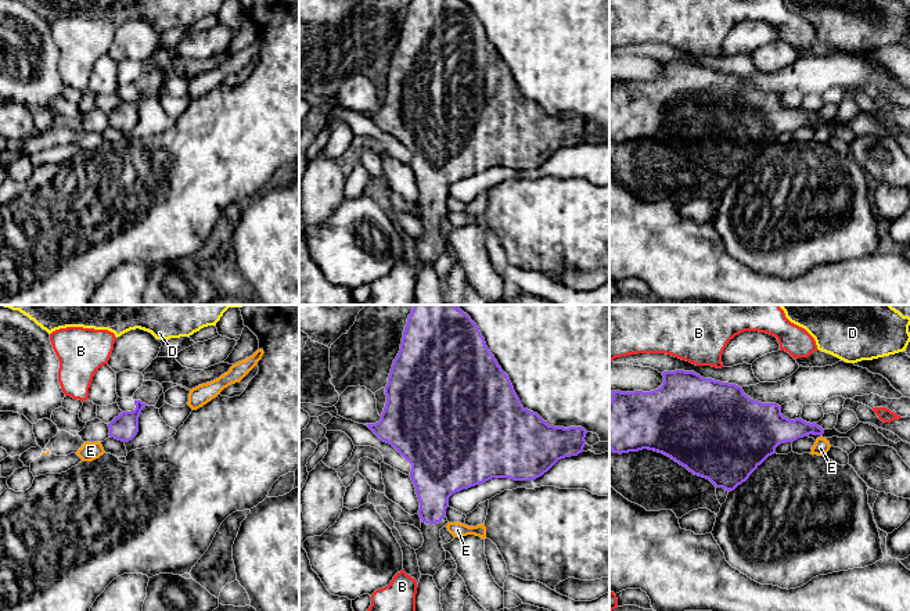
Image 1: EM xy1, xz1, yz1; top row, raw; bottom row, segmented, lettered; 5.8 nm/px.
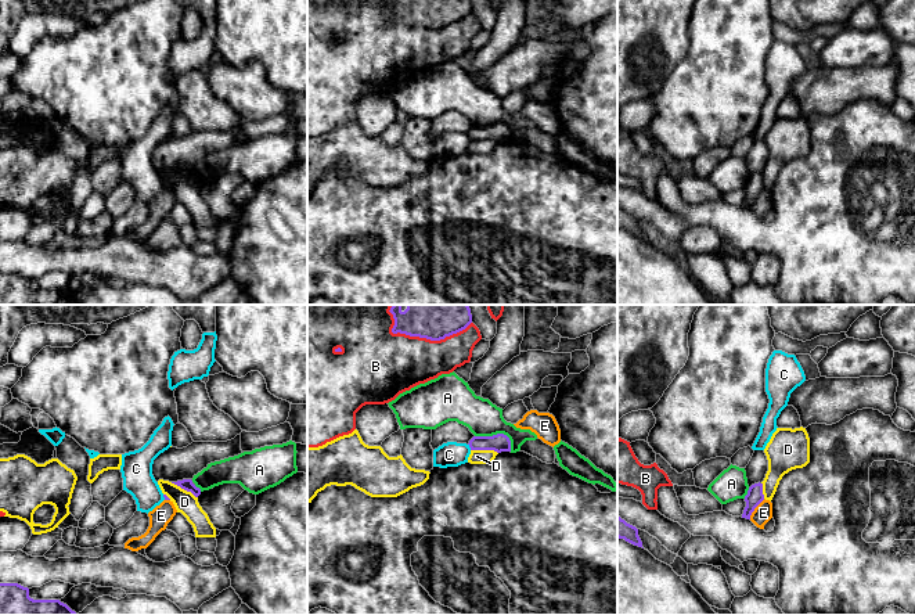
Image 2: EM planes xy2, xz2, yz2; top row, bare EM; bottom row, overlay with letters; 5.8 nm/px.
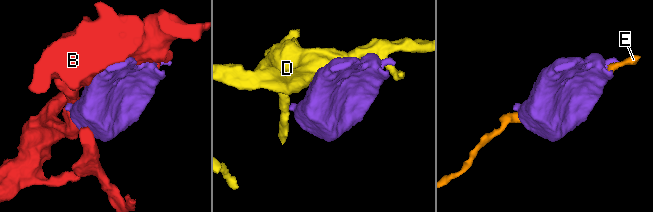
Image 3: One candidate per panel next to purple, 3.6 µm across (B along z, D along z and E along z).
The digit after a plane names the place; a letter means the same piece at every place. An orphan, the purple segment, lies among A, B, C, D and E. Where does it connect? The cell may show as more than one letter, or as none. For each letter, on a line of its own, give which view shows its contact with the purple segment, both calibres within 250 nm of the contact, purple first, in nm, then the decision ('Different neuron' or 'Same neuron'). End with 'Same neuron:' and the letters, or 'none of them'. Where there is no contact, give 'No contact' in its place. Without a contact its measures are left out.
A: Touches purple in xz2. Thickness 110 nm (purple) against 200 nm. Different neuron
B: Touches purple in xz2. Thickness 180 nm (purple) against 360 nm. Different neuron
C: Touches purple in xz2. Thickness 110 nm (purple) against 140 nm. Different neuron
D: Touches purple in xz2. Thickness 110 nm (purple) against 80 nm. Different neuron
E: Touches purple in yz2. Thickness 100 nm (purple) against 110 nm. Different neuron
Same neuron: none of them

